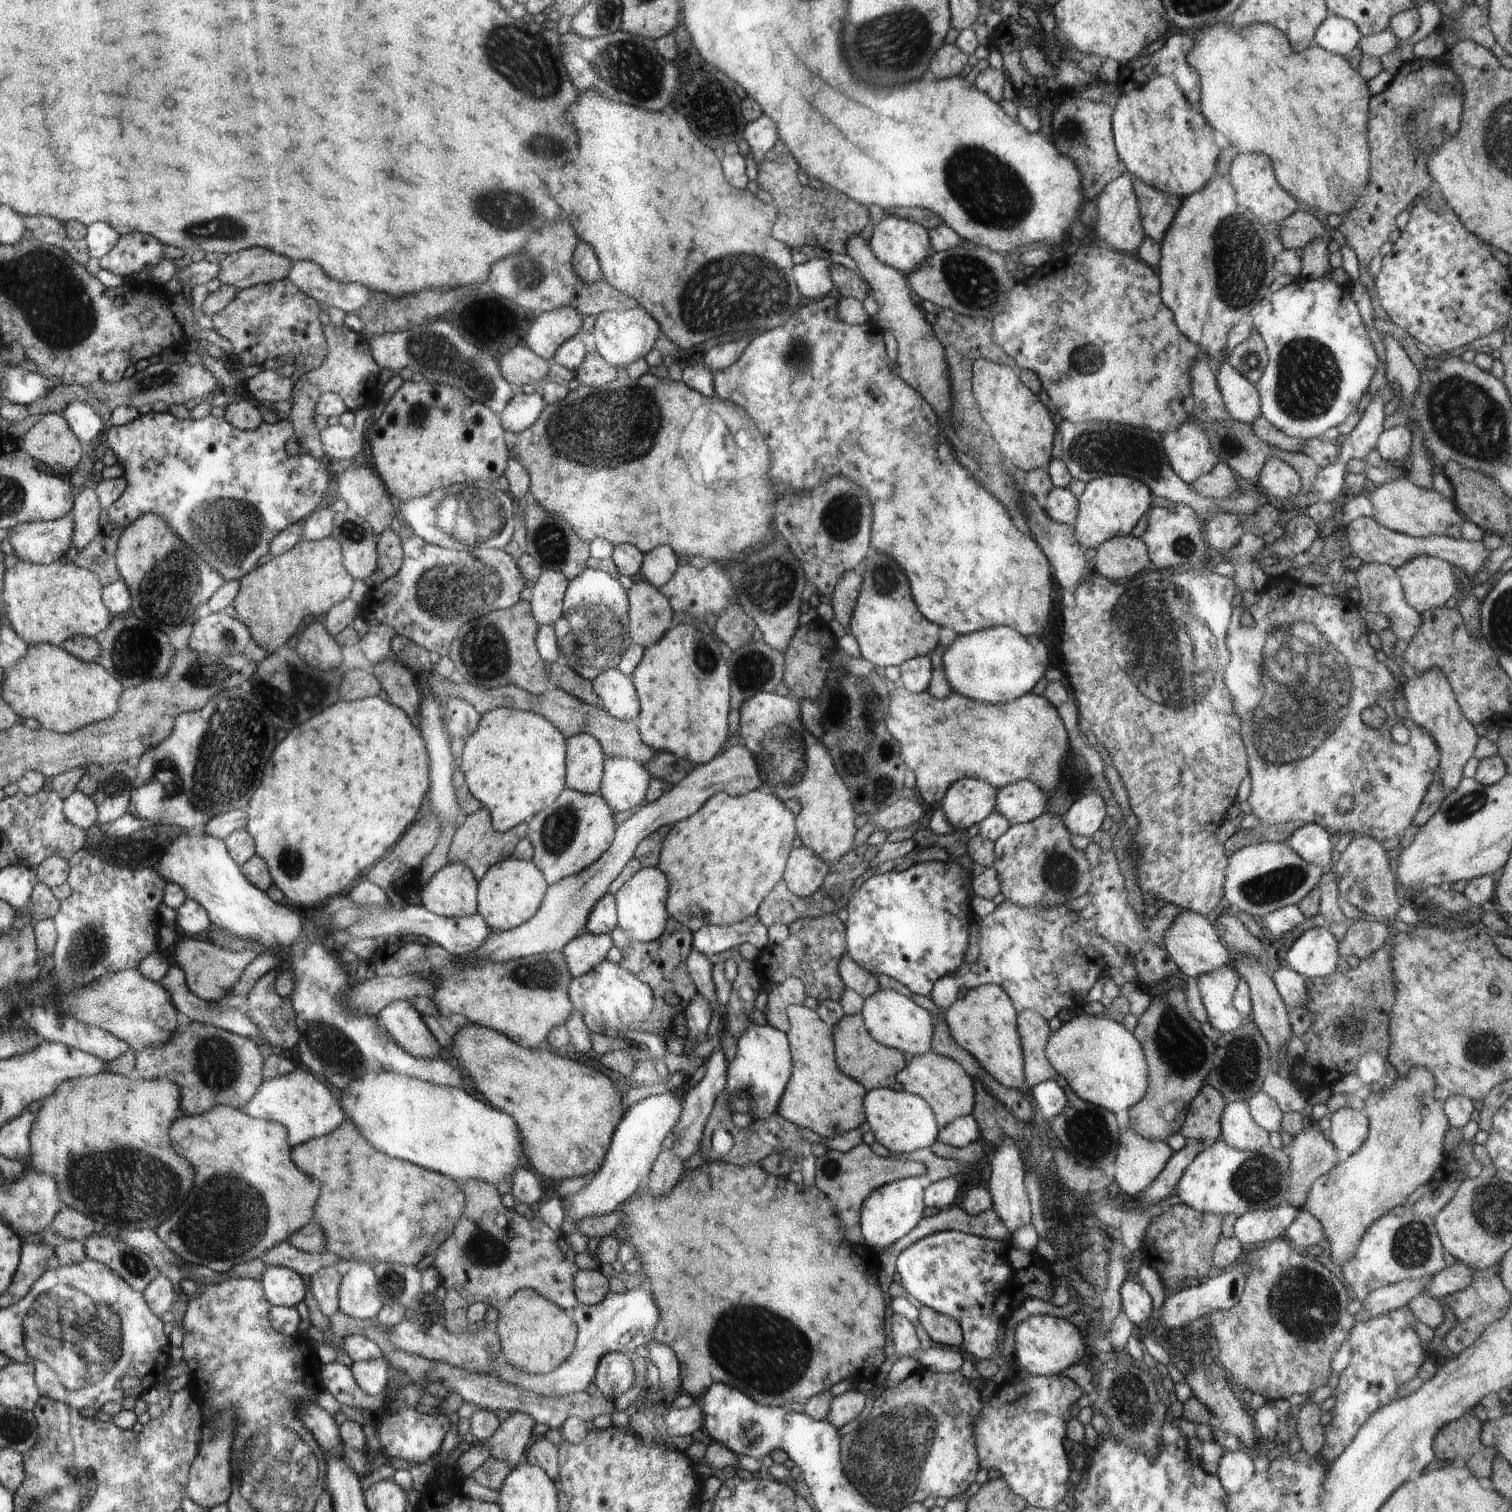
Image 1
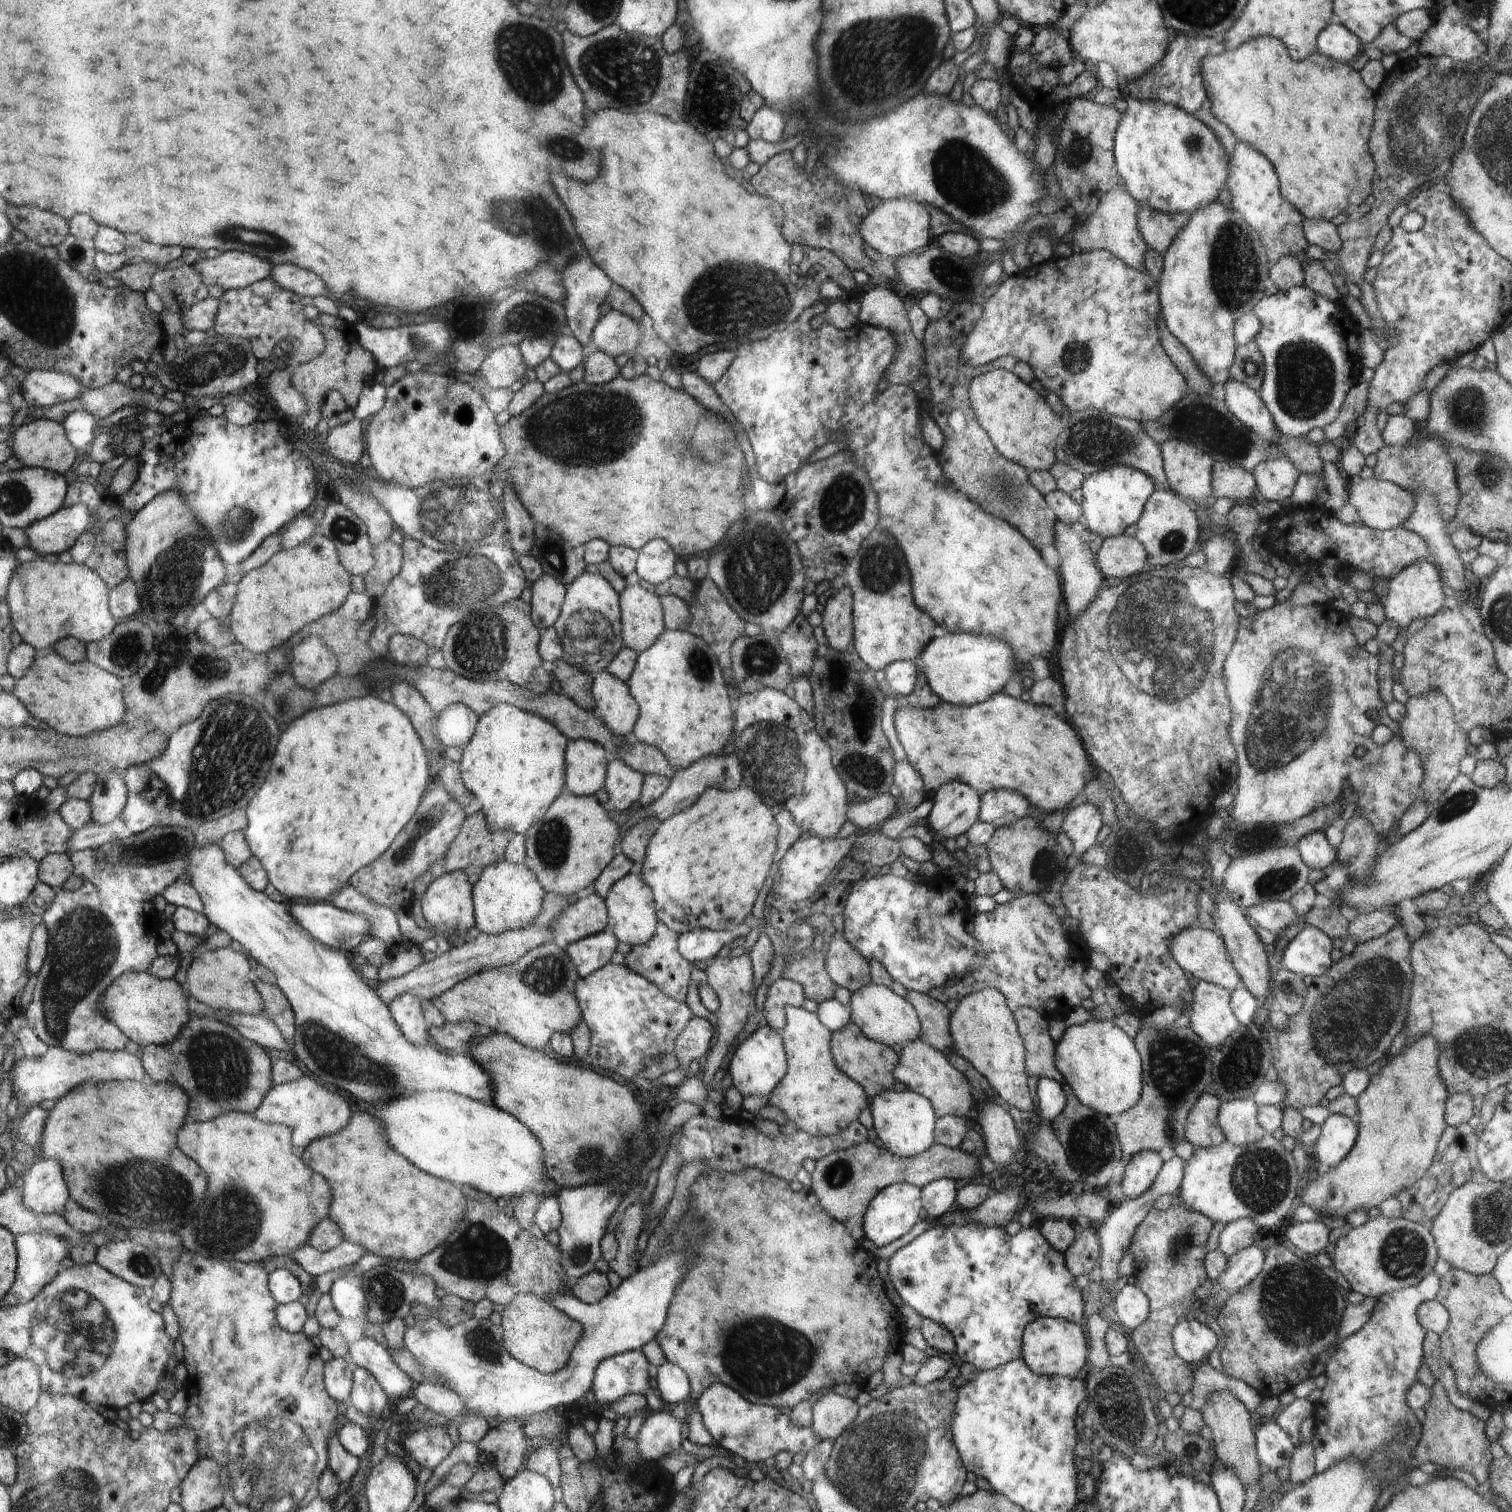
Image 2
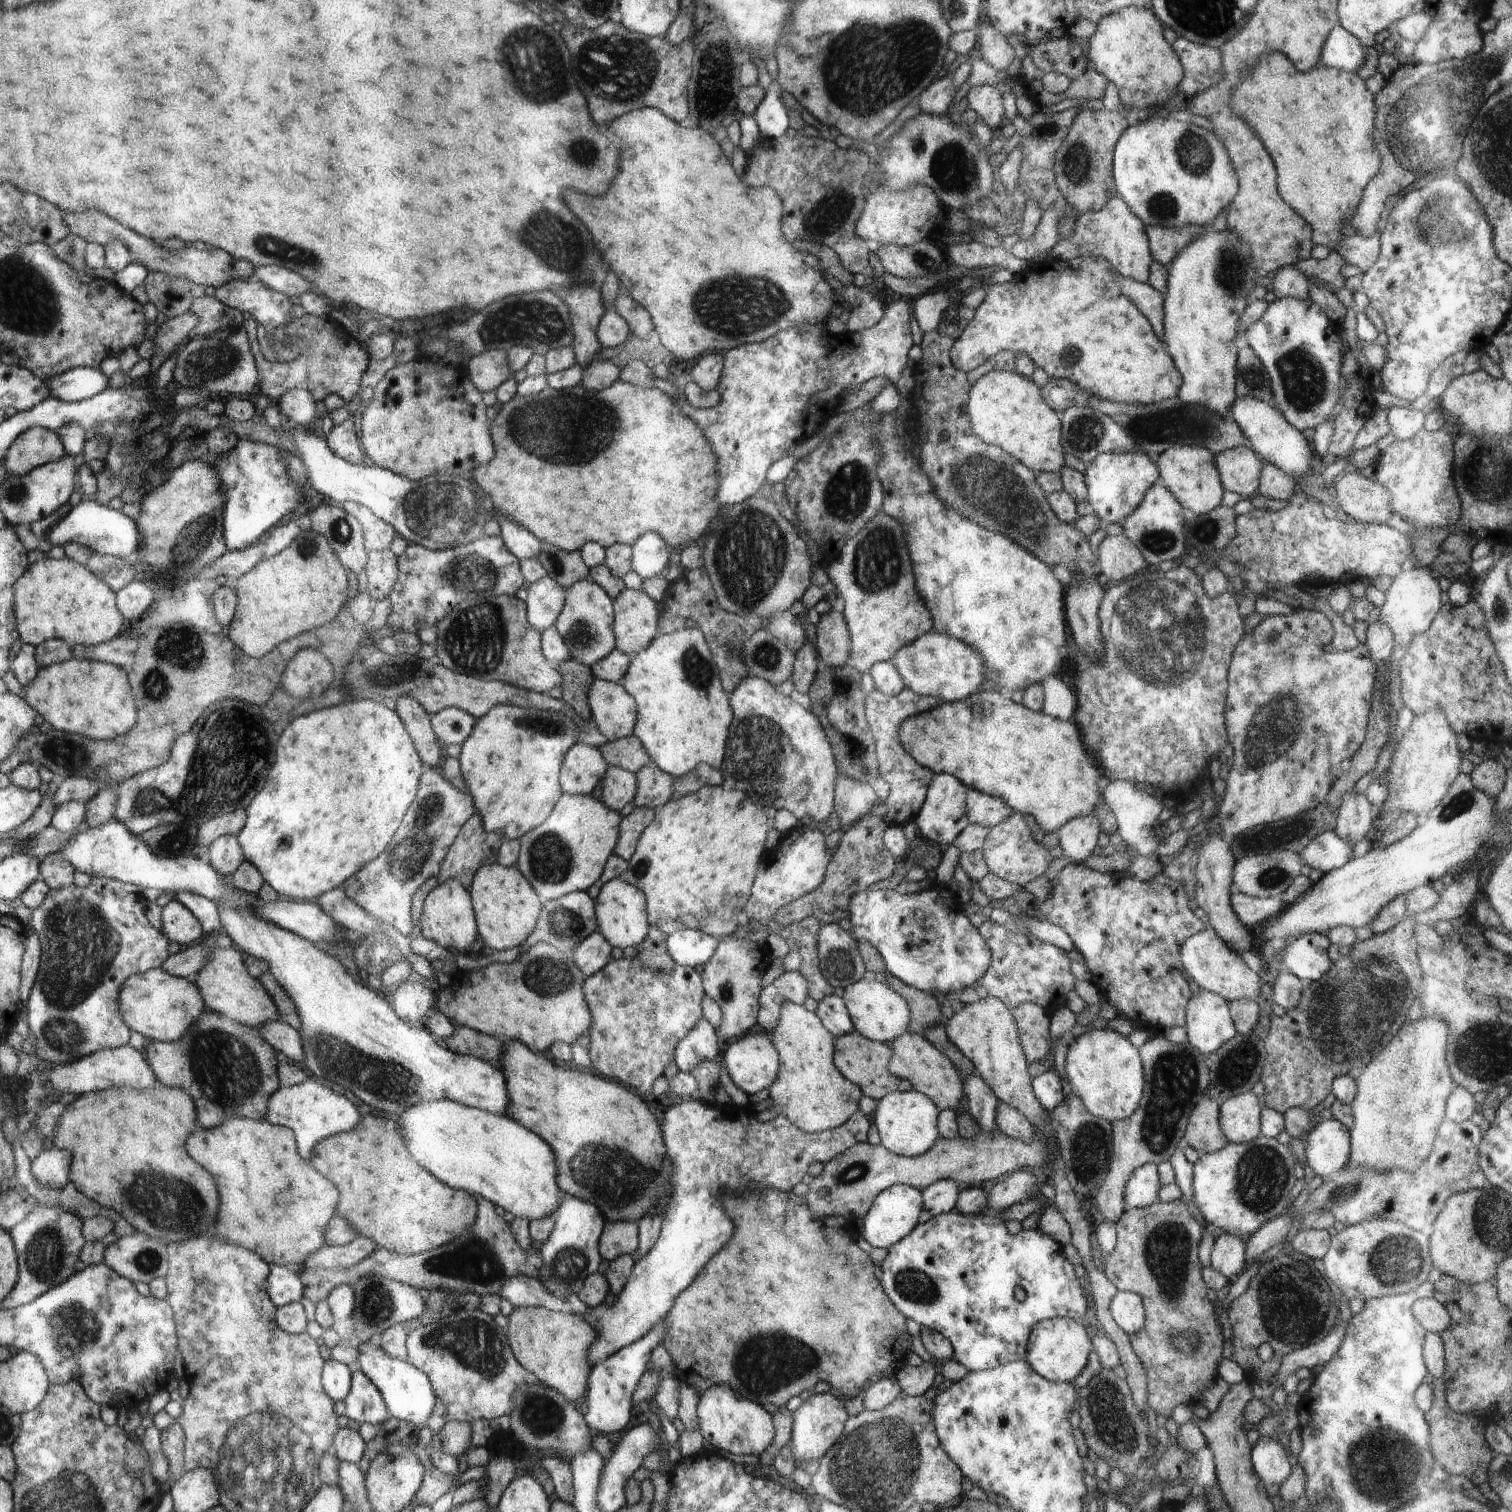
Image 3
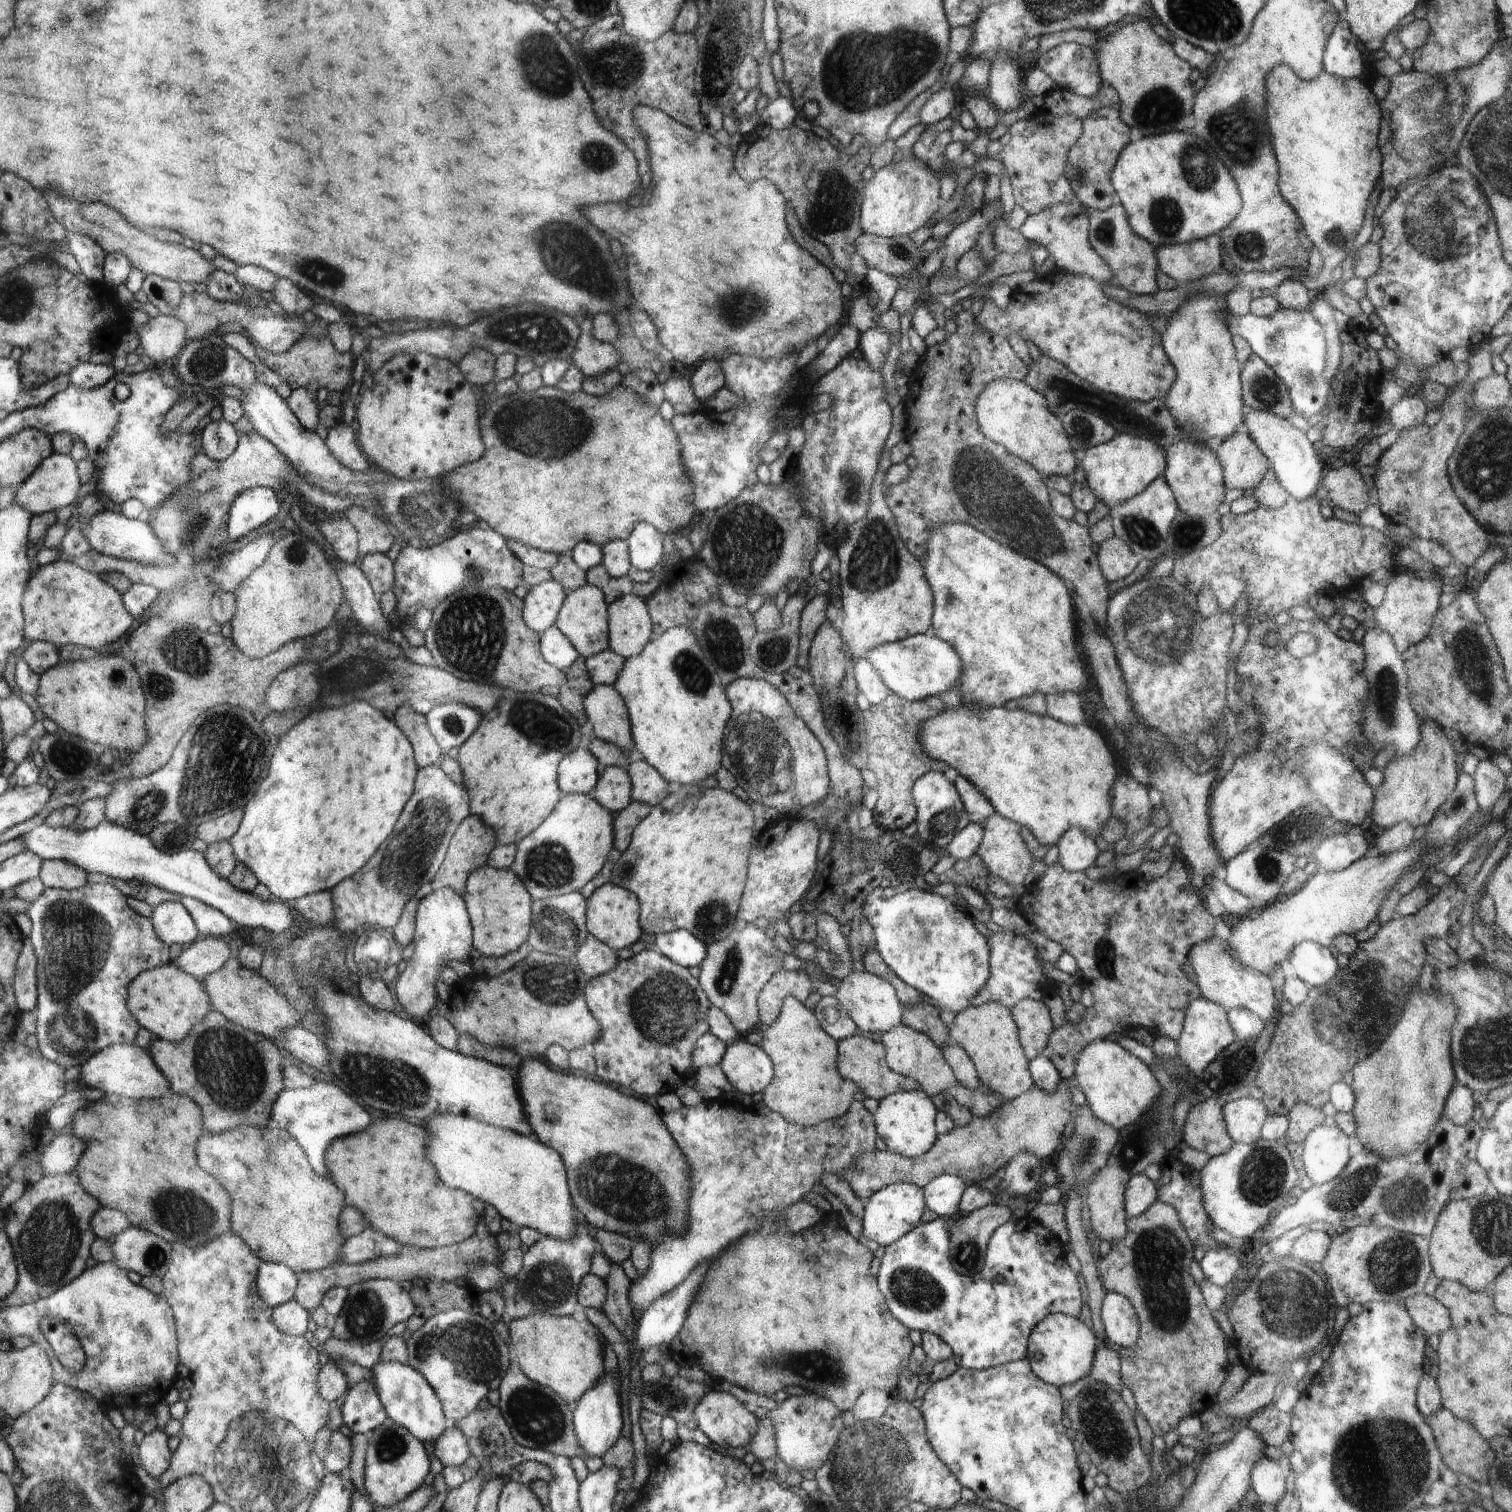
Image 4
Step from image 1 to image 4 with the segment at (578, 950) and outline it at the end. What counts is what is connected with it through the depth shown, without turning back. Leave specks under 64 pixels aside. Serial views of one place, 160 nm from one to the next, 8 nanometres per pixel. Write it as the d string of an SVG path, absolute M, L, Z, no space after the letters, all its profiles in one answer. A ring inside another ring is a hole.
M588 934L586 942L579 948L574 957L578 966L590 978L603 975L618 964L616 952L611 945L604 944L594 935Z

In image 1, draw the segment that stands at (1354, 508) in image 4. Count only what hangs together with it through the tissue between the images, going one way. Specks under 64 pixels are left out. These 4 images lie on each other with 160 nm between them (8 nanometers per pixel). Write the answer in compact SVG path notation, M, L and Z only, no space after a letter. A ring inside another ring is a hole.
M1404 477L1378 485L1373 492L1367 493L1367 497L1376 512L1373 517L1376 523L1412 537L1446 535L1448 526L1460 526L1466 521L1454 500L1447 500L1435 489L1424 490Z

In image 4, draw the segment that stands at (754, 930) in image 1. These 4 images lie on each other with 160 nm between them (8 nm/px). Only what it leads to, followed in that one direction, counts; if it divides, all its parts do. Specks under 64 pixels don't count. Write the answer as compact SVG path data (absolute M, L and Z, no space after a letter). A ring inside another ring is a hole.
M686 929L655 935L654 948L676 964L694 968L706 958L707 944Z

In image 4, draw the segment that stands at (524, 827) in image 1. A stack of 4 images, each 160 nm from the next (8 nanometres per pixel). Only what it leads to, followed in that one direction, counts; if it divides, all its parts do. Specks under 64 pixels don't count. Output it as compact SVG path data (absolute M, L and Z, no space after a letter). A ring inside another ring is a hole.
M468 815L455 832L454 838L451 839L450 849L447 851L448 860L443 860L444 868L439 868L440 876L435 876L435 879L430 882L432 890L450 887L455 889L460 896L464 896L468 878L480 867L487 864L487 860L497 844L498 835L494 829L488 824L484 824L478 816Z

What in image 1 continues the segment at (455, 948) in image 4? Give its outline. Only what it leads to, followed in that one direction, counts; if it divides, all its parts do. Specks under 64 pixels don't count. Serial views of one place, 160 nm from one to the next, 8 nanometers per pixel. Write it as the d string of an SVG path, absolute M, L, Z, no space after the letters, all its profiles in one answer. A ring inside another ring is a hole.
M448 864L418 892L422 906L444 918L476 914L476 880L466 864ZM400 1000L388 1004L379 1013L380 1024L399 1042L404 1052L419 1058L438 1058L442 1046L436 1042L434 1034L430 1034L424 1024L423 1016L408 1000Z

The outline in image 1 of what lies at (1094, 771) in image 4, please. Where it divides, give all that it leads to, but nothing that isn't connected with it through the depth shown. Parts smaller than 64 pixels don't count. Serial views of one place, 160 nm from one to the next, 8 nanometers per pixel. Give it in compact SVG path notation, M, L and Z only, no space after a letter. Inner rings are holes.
M898 683L887 729L898 744L904 744L904 760L914 772L917 796L932 806L942 804L948 788L960 778L978 778L996 788L1028 778L1040 790L1052 792L1060 780L1062 758L1071 755L1056 708L1033 693L1008 704L980 704L954 692L938 700L928 692L910 692ZM994 742L1002 744L1002 750L992 750Z

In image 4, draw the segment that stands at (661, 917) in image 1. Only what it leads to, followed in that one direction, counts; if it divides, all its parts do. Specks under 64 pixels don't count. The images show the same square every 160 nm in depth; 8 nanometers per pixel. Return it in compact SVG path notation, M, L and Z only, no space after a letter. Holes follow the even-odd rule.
M603 884L588 898L587 928L590 934L603 941L604 944L611 945L616 950L622 950L643 936L640 930L639 912L639 899L635 893L614 884Z

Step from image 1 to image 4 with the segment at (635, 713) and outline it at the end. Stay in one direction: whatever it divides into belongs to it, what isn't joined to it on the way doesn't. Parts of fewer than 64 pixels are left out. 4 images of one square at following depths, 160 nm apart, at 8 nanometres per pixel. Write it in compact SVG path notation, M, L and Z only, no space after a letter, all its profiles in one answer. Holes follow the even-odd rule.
M594 685L583 700L583 707L598 739L631 752L634 733L631 731L630 713L613 685Z

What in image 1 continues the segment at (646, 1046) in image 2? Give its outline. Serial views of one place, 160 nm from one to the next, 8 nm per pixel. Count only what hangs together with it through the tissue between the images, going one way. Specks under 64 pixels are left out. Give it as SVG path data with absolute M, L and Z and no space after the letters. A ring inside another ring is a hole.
M608 960L586 975L574 978L570 988L570 998L574 1010L582 1014L583 1022L589 1032L603 1031L612 1035L622 1035L627 1032L643 1032L642 1028L651 1018L655 1004L654 994L642 980L625 970L619 964L612 964Z

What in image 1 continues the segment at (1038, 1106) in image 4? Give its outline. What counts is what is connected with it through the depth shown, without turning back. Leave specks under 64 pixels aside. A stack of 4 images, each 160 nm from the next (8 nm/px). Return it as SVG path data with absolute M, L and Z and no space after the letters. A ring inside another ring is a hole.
M862 1143L846 1153L828 1149L824 1156L818 1157L816 1187L831 1201L836 1215L847 1225L848 1240L860 1246L865 1243L860 1228L860 1214L872 1192L900 1179L926 1176L927 1172L924 1162L911 1160L909 1157L881 1157L872 1151L871 1146Z

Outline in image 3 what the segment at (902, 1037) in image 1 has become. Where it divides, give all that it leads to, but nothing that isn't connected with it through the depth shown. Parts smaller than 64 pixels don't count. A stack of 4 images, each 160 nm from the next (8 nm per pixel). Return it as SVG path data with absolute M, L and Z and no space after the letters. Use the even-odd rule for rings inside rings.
M866 976L844 989L842 998L856 1031L871 1041L881 1043L892 1043L898 1036L908 1032L911 1024L910 1006L888 984L873 981Z

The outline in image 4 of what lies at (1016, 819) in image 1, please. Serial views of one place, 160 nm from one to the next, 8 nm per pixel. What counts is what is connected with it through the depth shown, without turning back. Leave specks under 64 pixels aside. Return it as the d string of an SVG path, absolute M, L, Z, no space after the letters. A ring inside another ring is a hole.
M953 773L955 787L964 801L973 823L984 824L985 820L995 813L989 800L968 779Z

